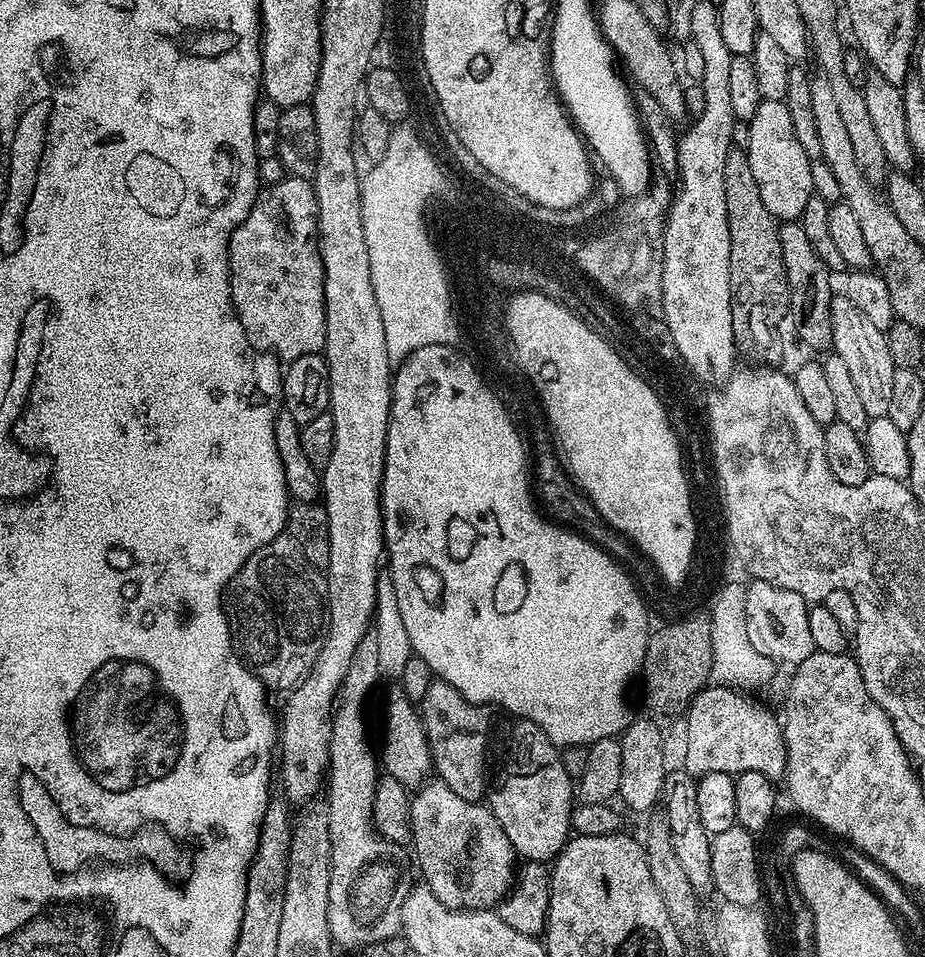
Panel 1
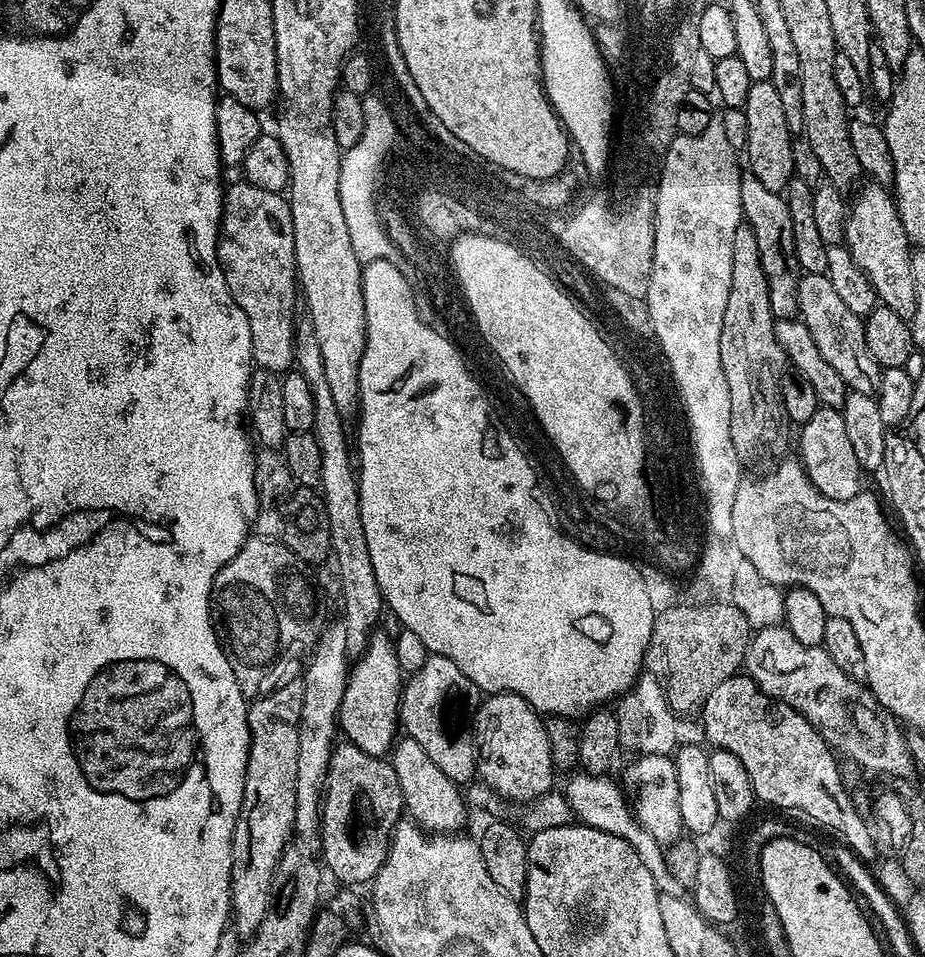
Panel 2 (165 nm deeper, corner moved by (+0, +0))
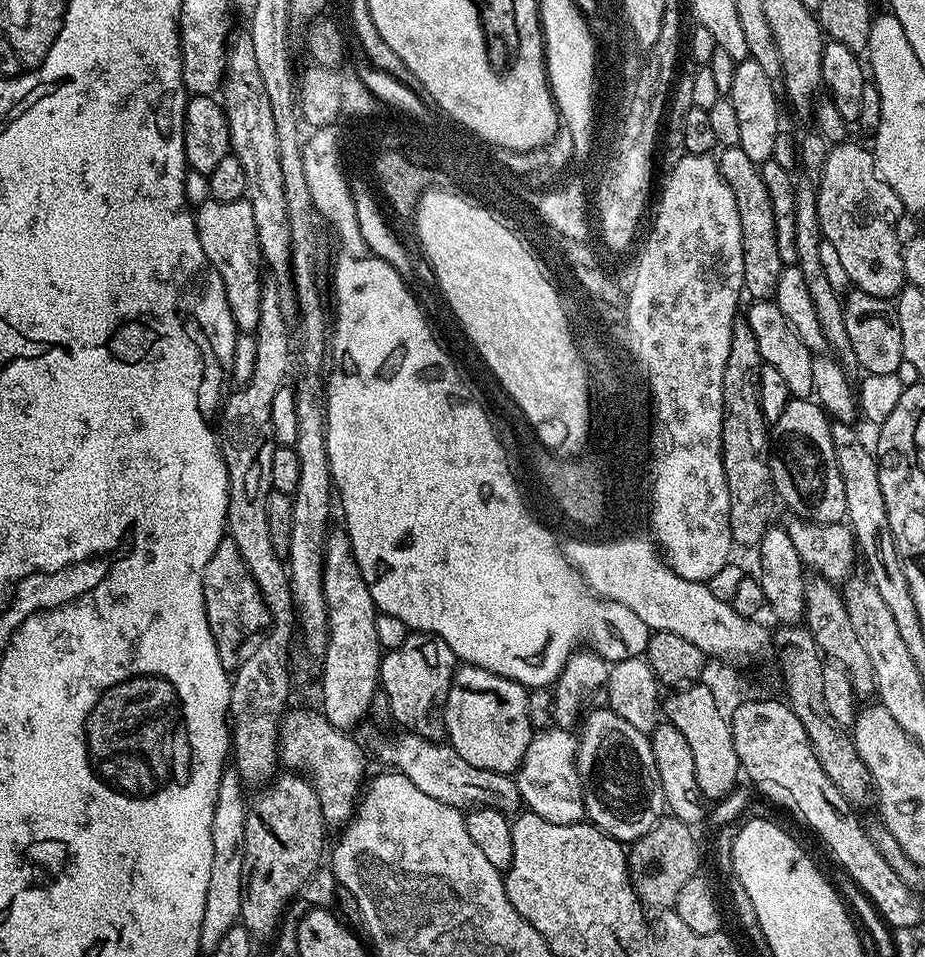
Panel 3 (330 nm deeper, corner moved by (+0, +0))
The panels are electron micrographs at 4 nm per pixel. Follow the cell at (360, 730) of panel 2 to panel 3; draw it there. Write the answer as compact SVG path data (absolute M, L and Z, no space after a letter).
M333 527L326 538L324 551L324 597L328 611L328 645L322 657L324 673L320 676L320 703L324 716L336 728L352 730L360 719L367 717L371 710L371 699L380 688L380 661L382 649L378 642L378 626L376 617L378 609L374 598L370 598L370 590L362 578L362 570L358 570L358 562L354 558L352 543L343 527Z

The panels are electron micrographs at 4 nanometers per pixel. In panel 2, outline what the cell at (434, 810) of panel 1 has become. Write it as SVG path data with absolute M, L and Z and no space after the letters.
M404 734L397 739L392 746L390 761L402 788L404 812L415 823L429 834L456 834L463 829L460 827L470 813L470 808L461 785L446 778L446 774L442 774L442 770L434 766L434 761L426 754L426 750L422 750L422 746L418 746L412 736Z

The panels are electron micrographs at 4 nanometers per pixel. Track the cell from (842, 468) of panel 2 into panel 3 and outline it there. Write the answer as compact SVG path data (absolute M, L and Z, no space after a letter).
M815 399L788 401L778 422L770 428L768 465L772 484L776 488L779 503L792 511L793 517L815 520L821 524L839 524L846 517L846 486L842 486L842 474L838 474L838 458L834 454L834 442L830 442L830 417Z

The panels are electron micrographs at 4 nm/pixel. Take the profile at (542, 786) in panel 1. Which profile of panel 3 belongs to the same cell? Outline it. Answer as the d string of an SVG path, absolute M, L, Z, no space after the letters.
M473 664L457 667L452 676L450 694L446 698L444 707L444 721L446 722L447 743L452 745L470 766L478 766L482 770L515 773L524 760L526 750L530 746L534 729L528 717L529 689L523 684L514 682L510 678L502 678L490 670L482 670Z

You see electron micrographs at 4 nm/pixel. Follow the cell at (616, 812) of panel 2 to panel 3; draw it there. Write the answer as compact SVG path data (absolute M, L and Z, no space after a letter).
M553 726L533 735L514 779L523 807L546 822L579 824L585 819L582 778L576 769L577 737L569 729Z

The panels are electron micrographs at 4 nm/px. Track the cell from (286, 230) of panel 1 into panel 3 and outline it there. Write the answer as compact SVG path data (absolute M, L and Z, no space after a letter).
M209 198L195 209L194 215L198 242L202 242L206 258L222 278L237 329L244 334L255 333L260 309L262 257L258 246L258 226L254 226L254 210L250 210L250 202L247 198L234 202Z

